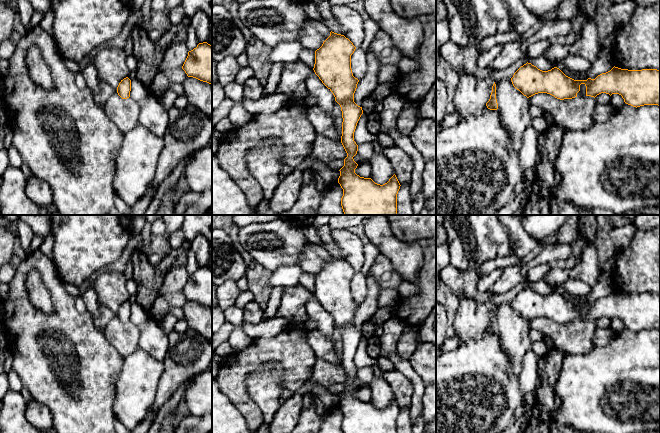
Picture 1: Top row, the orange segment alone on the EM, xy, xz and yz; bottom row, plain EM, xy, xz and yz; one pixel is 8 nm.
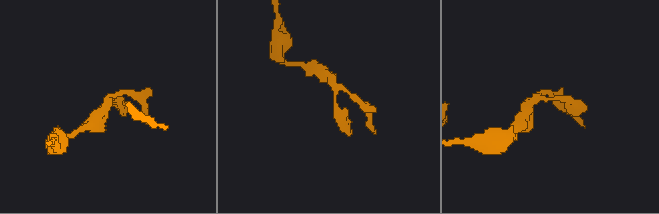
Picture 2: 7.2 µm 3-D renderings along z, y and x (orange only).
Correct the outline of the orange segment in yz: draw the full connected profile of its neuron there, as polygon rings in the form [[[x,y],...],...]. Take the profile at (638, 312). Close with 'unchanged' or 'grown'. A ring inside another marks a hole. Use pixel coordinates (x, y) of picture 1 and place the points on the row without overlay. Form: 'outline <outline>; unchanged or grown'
outline [[[531,287],[521,290],[511,302],[513,310],[527,322],[547,317],[557,323],[577,321],[580,309],[586,310],[586,320],[601,317],[619,318],[624,326],[633,331],[660,330],[660,295],[657,293],[628,294],[613,291],[595,303],[574,304],[559,292],[542,295]]]; unchanged

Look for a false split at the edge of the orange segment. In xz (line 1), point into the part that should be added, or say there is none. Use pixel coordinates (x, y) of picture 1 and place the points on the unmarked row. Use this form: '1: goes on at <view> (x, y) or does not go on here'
1: does not go on here

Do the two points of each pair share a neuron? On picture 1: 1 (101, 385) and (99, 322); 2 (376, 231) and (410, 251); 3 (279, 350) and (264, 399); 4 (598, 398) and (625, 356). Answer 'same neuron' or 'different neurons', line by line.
1: different neurons
2: same neuron
3: different neurons
4: same neuron

